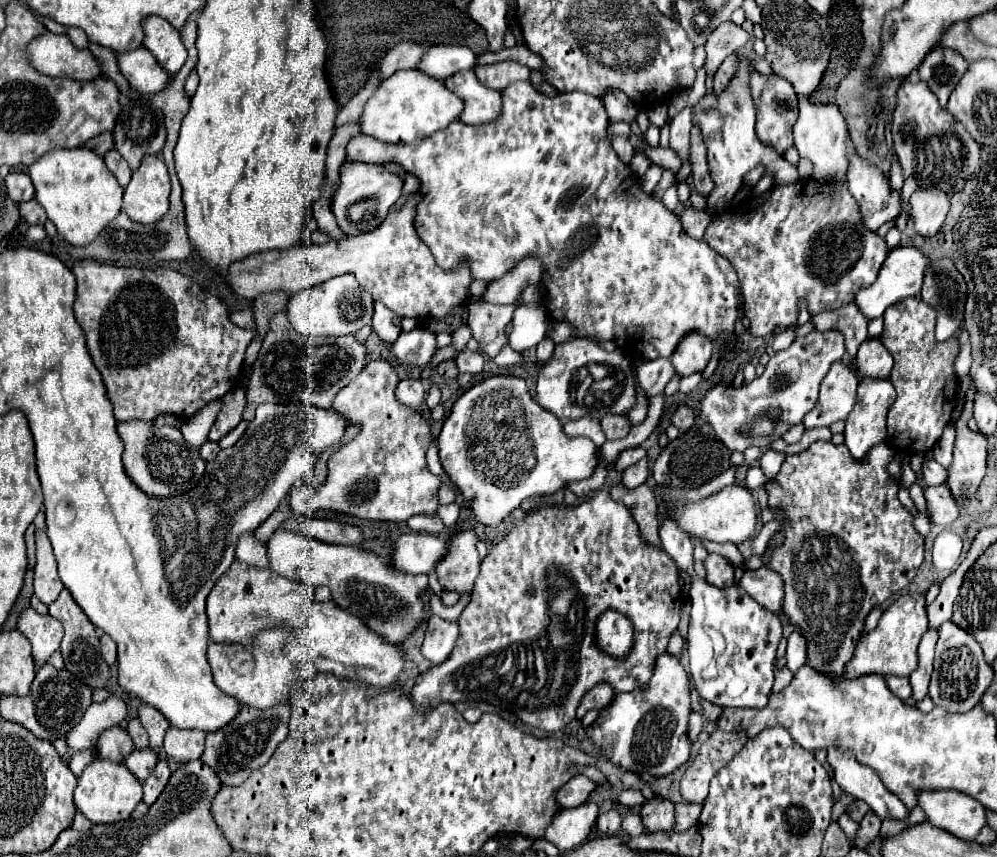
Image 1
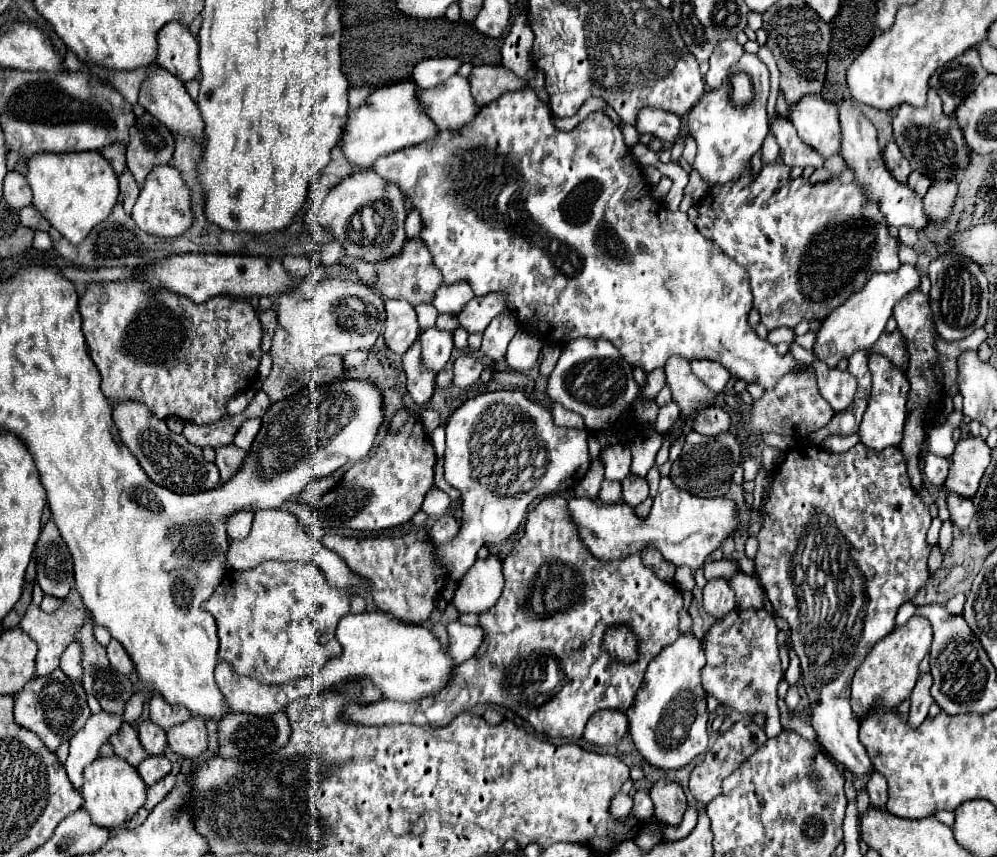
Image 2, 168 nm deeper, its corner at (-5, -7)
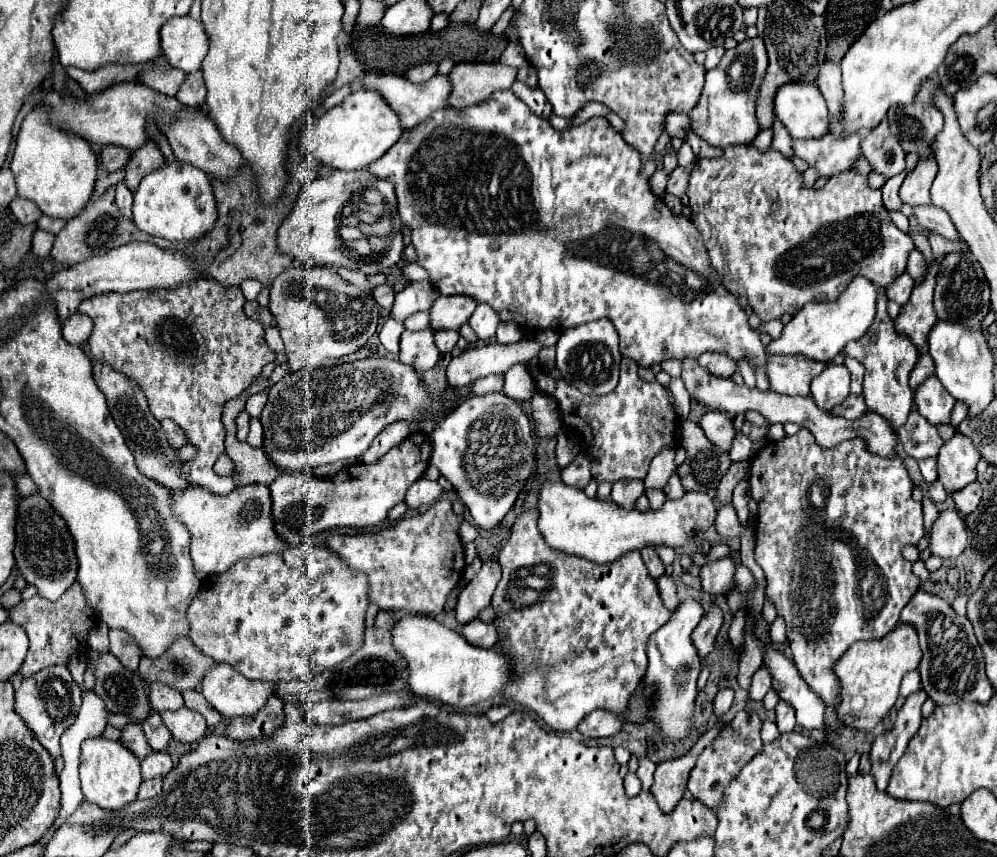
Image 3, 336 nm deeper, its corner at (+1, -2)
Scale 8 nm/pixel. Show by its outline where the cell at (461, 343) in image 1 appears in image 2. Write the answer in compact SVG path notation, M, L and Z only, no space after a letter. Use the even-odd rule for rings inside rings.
M487 294L487 296L475 296L465 304L465 308L457 314L459 326L471 332L483 332L487 324L501 312L507 310L507 304L503 302L503 294Z

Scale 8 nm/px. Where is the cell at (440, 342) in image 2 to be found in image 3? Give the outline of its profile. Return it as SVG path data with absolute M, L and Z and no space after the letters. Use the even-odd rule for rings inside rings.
M433 331L433 335L435 335L435 345L441 353L449 353L459 339L457 331Z

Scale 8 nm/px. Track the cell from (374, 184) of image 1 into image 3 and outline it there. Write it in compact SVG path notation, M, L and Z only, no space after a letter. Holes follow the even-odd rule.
M333 171L327 177L311 181L303 193L297 199L297 205L293 213L283 221L279 233L277 233L277 245L283 253L289 253L291 257L297 257L304 267L314 268L317 266L349 267L359 269L367 275L381 273L385 269L391 269L401 259L403 251L403 235L401 231L393 231L393 245L383 255L373 257L357 257L351 259L347 251L343 249L343 239L339 235L337 227L337 213L341 213L341 203L347 203L347 193L343 187L343 171Z

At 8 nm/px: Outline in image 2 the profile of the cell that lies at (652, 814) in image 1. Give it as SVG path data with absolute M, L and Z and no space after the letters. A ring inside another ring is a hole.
M657 780L651 786L651 798L655 802L655 816L671 826L677 826L683 820L687 808L687 798L683 788L675 780Z

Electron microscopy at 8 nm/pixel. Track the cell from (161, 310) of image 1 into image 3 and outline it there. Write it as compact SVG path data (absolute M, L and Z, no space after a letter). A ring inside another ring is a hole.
M199 279L193 285L171 291L155 289L93 295L79 305L79 313L85 313L93 319L93 331L87 339L91 359L101 361L137 381L149 401L151 413L159 421L167 417L173 419L187 433L189 443L193 443L199 453L185 465L185 473L193 483L205 487L213 495L227 495L235 489L231 477L219 477L213 471L213 463L225 451L225 429L221 425L223 405L231 399L237 399L259 377L261 369L275 361L275 353L267 349L263 325L243 313L243 303L245 297L239 287L227 287L215 279ZM191 341L195 341L197 349L193 349L193 355L187 357Z

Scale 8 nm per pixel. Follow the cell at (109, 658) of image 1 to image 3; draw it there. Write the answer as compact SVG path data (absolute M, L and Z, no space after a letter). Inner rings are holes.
M111 629L109 631L109 651L121 661L123 667L127 667L129 671L135 671L139 667L139 659L141 653L137 649L137 645L133 645L133 639L127 637L125 631L121 629Z

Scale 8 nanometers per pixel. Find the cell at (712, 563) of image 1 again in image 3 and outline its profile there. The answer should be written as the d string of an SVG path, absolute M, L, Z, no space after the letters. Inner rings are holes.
M713 601L713 603L711 603L711 609L703 615L701 623L699 623L697 629L693 631L693 643L695 643L695 647L697 647L697 651L699 651L701 657L707 655L707 653L713 649L715 637L717 637L717 631L719 631L719 627L721 627L721 623L723 623L723 611L721 611L721 607Z

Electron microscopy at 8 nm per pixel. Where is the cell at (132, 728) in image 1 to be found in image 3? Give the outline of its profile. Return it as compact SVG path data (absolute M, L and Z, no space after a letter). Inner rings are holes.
M149 713L149 717L143 721L141 725L143 733L145 733L145 739L147 743L151 745L153 751L165 751L167 745L169 745L169 739L171 739L171 733L169 729L163 725L159 713Z

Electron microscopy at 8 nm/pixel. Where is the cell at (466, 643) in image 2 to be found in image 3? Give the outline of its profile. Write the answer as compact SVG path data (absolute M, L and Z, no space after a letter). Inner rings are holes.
M473 619L465 625L461 625L459 633L465 637L465 641L469 641L471 645L481 647L481 649L491 649L499 639L497 631L495 631L495 625L493 623L483 623L479 619Z

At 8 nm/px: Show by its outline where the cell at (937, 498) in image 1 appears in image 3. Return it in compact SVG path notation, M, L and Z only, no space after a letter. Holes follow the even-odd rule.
M973 481L973 483L969 483L965 489L961 489L961 491L957 491L957 493L953 493L951 497L953 497L953 503L955 503L955 509L965 517L965 515L969 515L969 513L973 513L975 511L975 507L979 505L979 501L981 501L981 485L979 485L979 481Z

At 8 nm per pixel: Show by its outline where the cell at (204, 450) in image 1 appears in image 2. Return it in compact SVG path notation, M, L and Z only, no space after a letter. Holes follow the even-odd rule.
M233 444L229 446L219 446L215 450L215 464L221 472L221 484L227 482L231 478L231 474L235 474L235 470L239 470L239 466L243 466L243 458L247 456L247 452L235 448Z

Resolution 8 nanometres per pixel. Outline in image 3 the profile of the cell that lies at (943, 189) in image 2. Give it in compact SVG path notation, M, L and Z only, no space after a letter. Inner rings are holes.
M935 159L919 161L915 171L905 177L905 181L899 189L901 201L909 203L909 205L931 205L929 189L931 189L931 183L933 183L935 175L937 175Z

